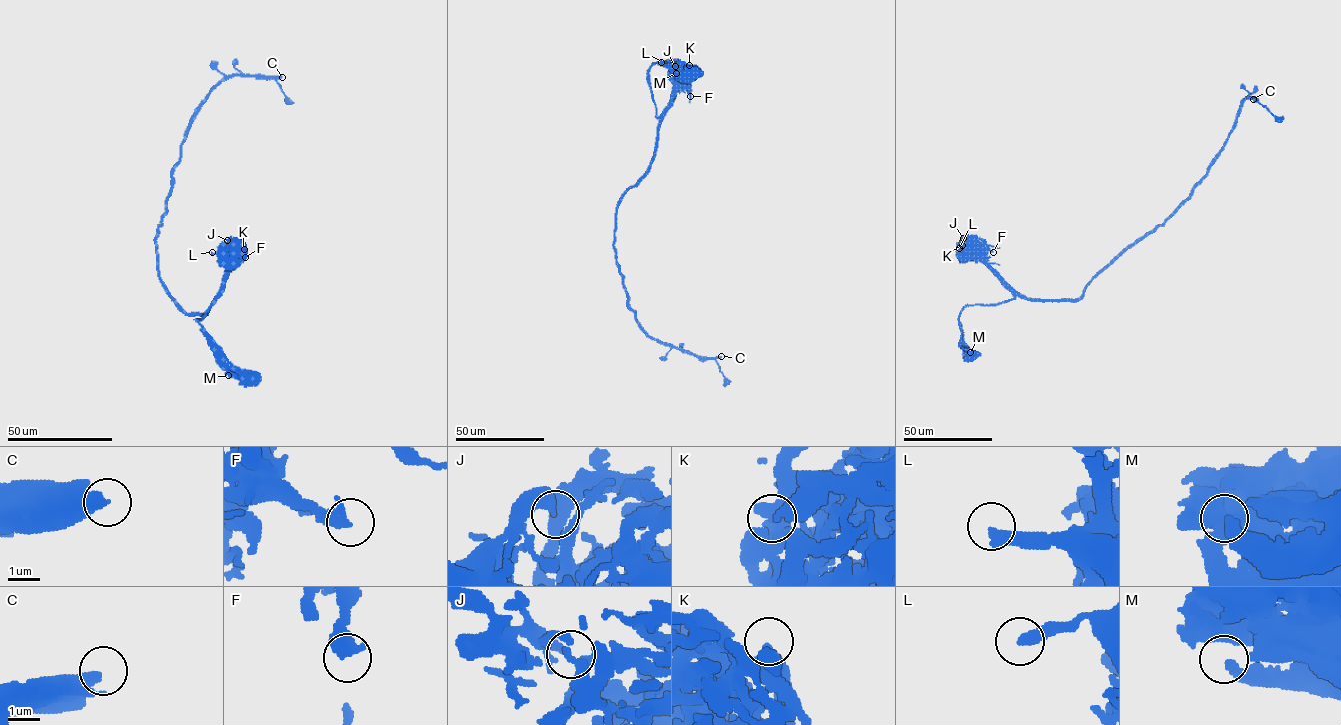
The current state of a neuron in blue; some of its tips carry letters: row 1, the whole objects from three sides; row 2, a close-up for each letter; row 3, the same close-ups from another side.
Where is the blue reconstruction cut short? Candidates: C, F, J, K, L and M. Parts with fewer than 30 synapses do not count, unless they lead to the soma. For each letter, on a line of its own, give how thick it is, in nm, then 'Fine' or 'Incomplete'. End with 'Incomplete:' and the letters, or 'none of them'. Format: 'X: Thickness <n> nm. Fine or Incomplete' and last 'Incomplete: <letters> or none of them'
C: Thickness 460 nm. Incomplete
F: Thickness 340 nm. Fine
J: Thickness 260 nm. Fine
K: Thickness 400 nm. Fine
L: Thickness 400 nm. Fine
M: Thickness 280 nm. Fine
Incomplete: C

